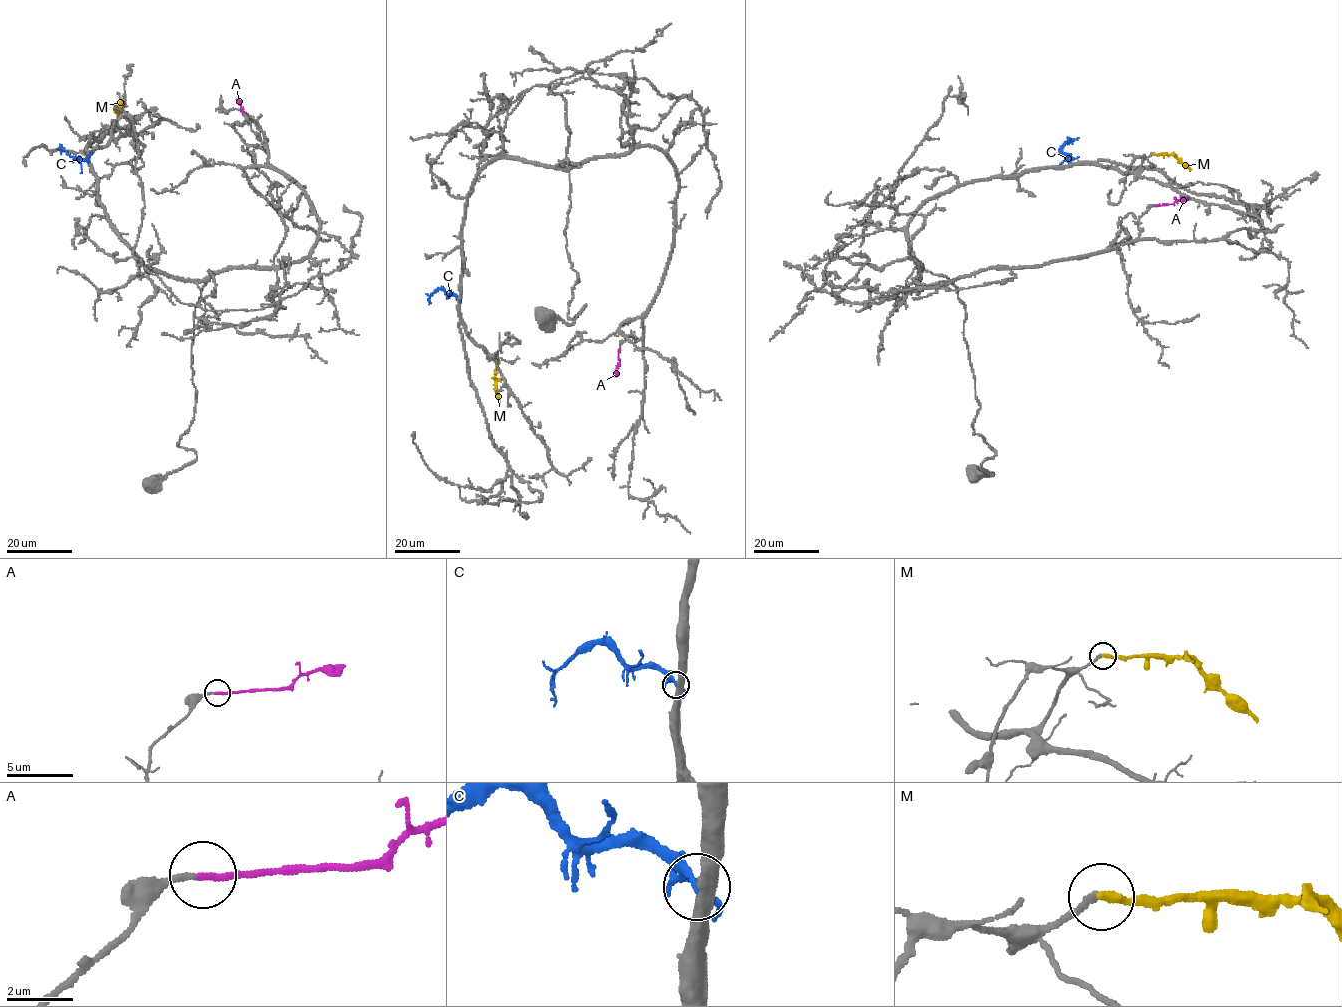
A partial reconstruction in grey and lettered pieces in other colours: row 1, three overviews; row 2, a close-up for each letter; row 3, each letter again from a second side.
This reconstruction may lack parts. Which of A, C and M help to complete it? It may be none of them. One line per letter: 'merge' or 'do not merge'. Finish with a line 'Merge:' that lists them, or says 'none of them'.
A: merge
C: do not merge
M: do not merge
Merge: A

